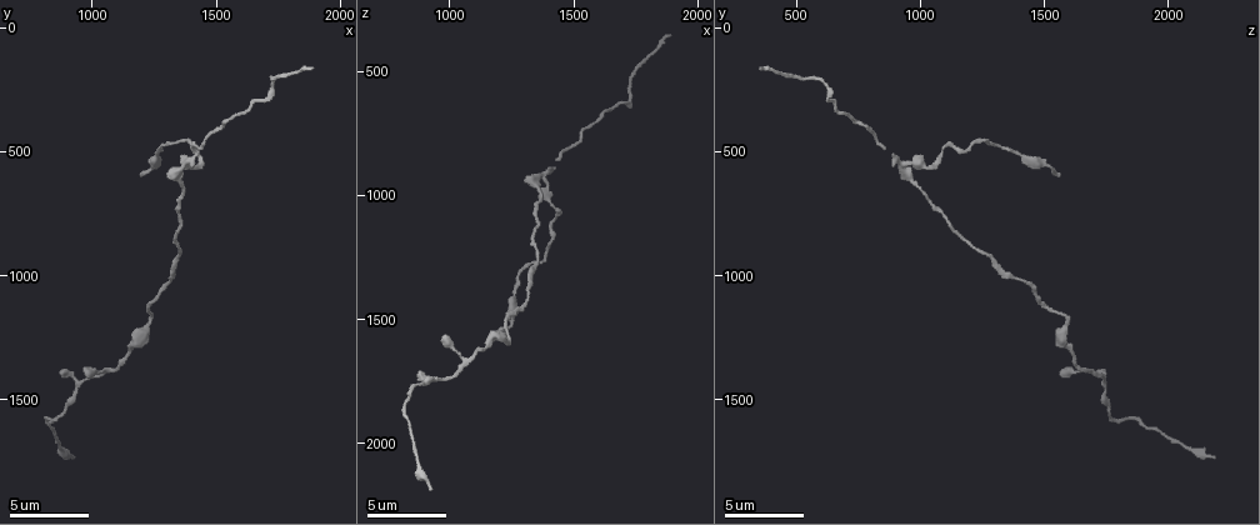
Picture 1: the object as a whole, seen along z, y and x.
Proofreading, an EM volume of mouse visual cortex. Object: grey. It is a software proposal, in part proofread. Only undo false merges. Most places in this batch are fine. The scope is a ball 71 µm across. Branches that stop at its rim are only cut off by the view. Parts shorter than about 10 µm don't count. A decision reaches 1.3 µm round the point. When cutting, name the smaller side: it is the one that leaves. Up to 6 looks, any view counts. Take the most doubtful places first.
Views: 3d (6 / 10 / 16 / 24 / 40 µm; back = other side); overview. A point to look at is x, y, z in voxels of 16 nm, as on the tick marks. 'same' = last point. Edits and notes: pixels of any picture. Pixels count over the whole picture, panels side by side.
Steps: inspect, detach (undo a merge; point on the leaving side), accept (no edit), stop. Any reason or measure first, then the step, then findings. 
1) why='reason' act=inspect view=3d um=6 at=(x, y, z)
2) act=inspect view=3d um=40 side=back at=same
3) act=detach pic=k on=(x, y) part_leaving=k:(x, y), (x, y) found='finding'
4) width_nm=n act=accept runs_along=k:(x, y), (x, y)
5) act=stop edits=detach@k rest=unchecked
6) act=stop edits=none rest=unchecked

why='thin arm on a thick one' act=inspect view=3d um=16 at=(1390, 540, 950)

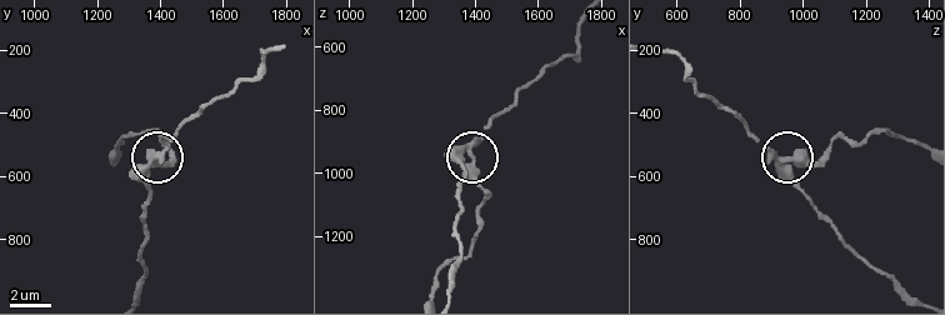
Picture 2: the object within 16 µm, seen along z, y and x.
arms=3 act=detach pic=2 on=(804, 164) found='a second neuron is stuck on'

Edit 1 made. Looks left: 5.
act=inspect view=overview

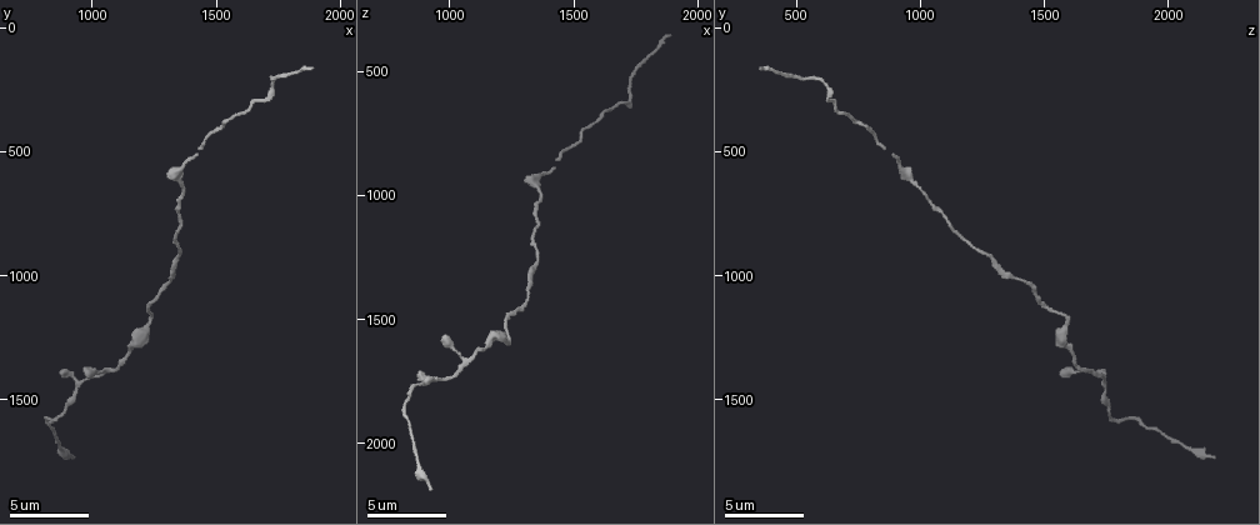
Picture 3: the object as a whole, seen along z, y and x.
why='three arms meet' act=inspect view=3d um=10 at=(990, 1400, 1730)

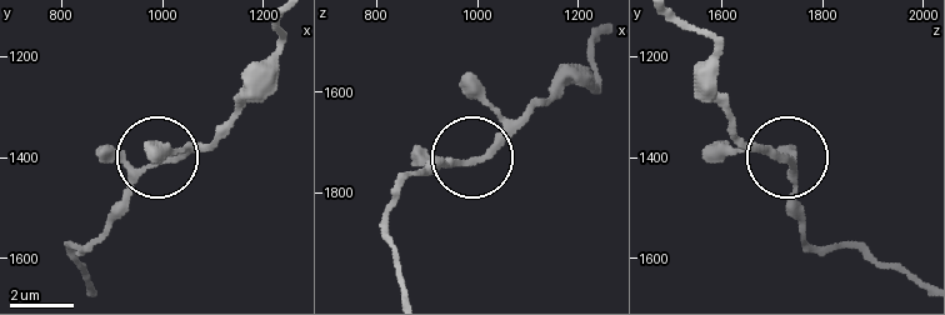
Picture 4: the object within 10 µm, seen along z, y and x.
width_nm=180 act=accept runs_along=4:(598, 38), (590, 86), (558, 89), (478, 156), (424, 168) found='one neuron here'

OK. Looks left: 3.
why='sudden change in width' act=inspect view=3d um=10 at=(1220, 1200, 1580)

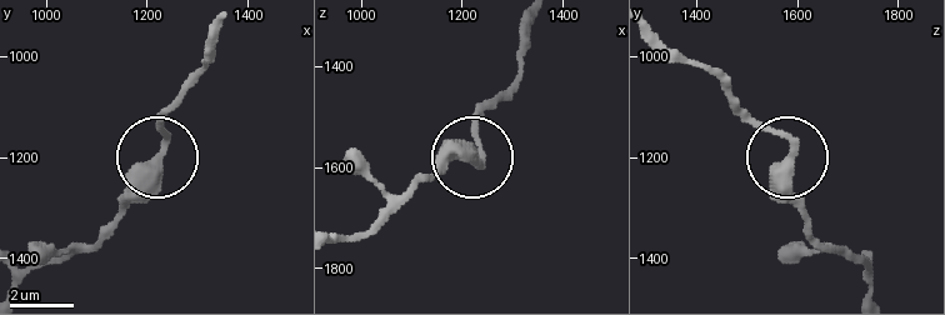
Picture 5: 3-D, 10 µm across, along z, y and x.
act=inspect view=3d um=10 side=back at=(1220, 1195, 1585)

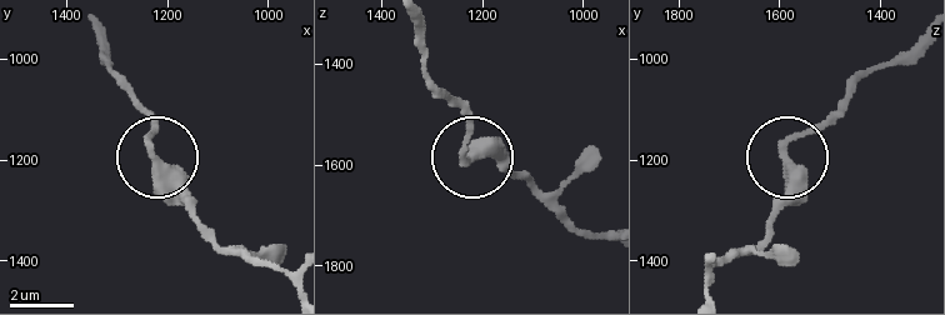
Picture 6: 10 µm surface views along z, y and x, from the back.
act=accept runs_along=6:(421, 23), (424, 71), (468, 119), (470, 160), (531, 175) found='one neuron here'

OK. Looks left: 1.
act=stop edits=detach@2 rest=unchecked

